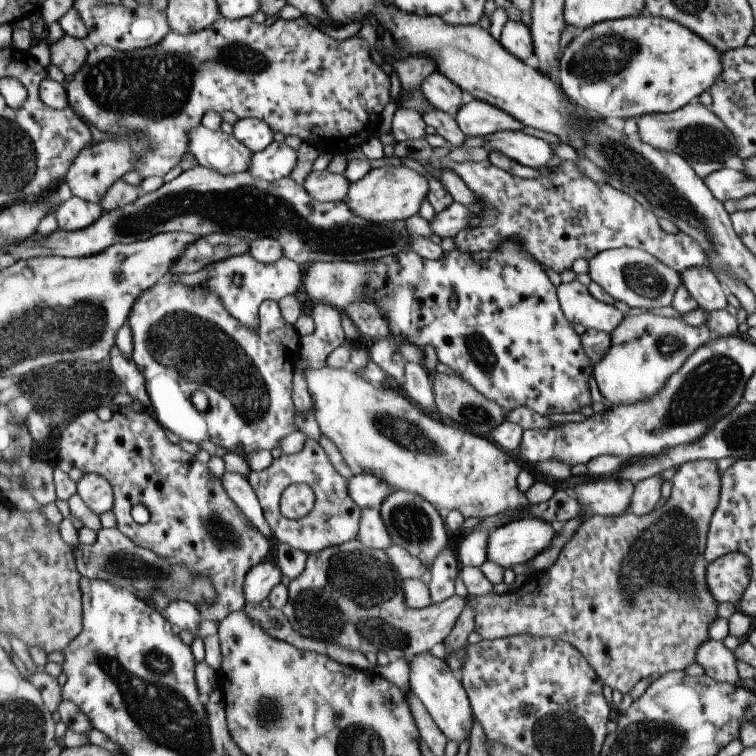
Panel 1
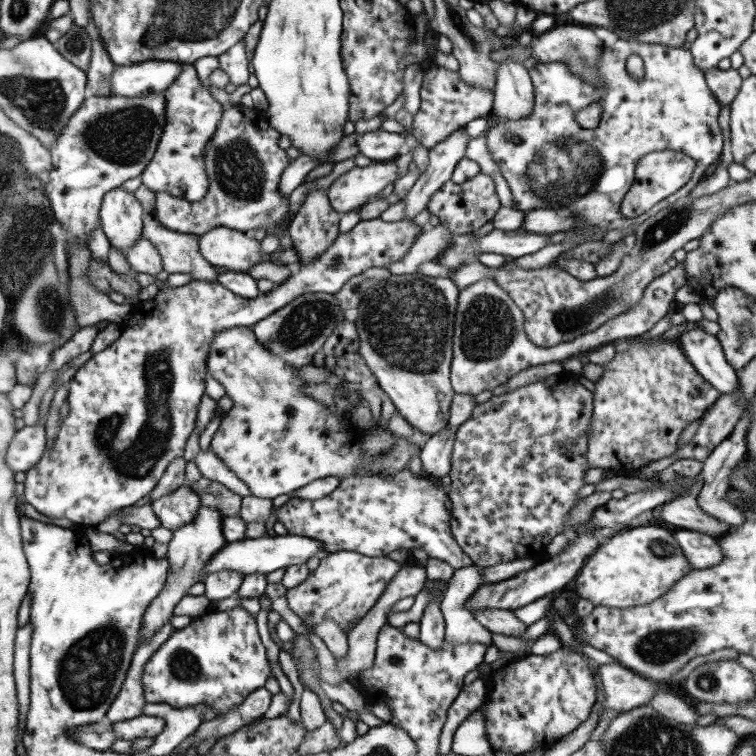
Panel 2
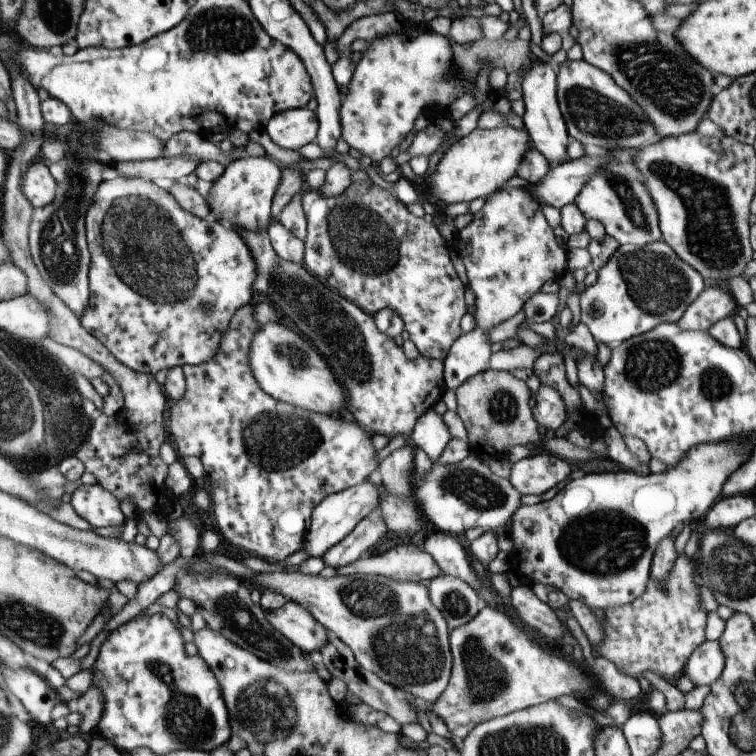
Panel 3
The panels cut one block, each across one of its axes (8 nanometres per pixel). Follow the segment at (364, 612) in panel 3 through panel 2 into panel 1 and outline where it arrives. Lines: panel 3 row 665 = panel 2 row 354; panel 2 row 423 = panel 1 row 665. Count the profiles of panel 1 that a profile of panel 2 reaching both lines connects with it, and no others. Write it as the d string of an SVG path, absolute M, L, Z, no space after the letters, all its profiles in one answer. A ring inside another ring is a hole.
M421 653L410 661L410 690L424 704L426 711L440 731L447 737L447 741L456 741L459 744L466 741L473 726L469 697L460 681L454 677L445 660L440 660L430 653Z

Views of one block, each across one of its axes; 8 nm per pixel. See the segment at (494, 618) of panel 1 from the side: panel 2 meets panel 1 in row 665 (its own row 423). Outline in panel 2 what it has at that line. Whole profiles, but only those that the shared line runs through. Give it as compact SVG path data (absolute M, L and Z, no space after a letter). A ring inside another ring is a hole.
M678 338L629 340L628 347L621 352L616 351L614 358L612 358L610 362L604 364L603 368L604 373L602 373L602 377L594 382L594 392L591 392L593 397L593 411L590 418L589 432L587 435L588 448L585 456L590 469L601 468L606 471L611 471L616 477L634 477L635 472L637 472L640 468L647 466L649 463L653 463L656 460L676 453L678 448L678 440L680 440L680 436L682 436L684 429L693 421L702 418L705 411L710 409L712 404L715 404L716 400L718 400L718 398L722 395L716 388L712 387L710 382L706 382L706 378L698 374L698 371L694 368L694 365L688 360L686 353L682 350L682 346L680 341L678 341Z

